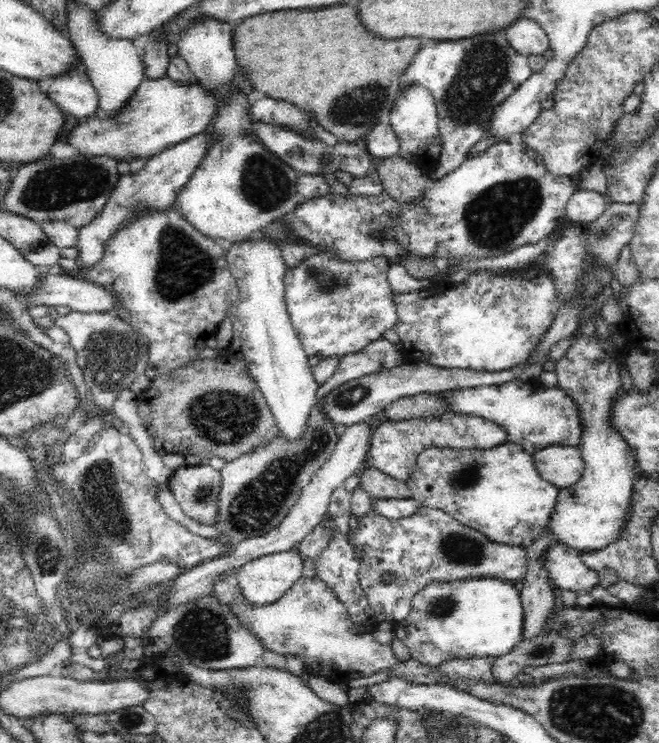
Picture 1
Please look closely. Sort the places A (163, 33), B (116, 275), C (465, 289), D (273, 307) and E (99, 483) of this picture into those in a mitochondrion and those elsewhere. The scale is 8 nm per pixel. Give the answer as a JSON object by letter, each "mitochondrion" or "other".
{"A":"other","B":"other","C":"other","D":"other","E":"mitochondrion"}

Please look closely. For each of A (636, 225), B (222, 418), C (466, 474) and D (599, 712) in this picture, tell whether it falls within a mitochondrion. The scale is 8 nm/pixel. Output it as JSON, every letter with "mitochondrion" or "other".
{"A":"other","B":"mitochondrion","C":"mitochondrion","D":"mitochondrion"}

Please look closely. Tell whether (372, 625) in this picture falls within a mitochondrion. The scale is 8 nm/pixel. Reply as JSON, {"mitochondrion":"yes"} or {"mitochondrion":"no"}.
{"mitochondrion":"no"}

